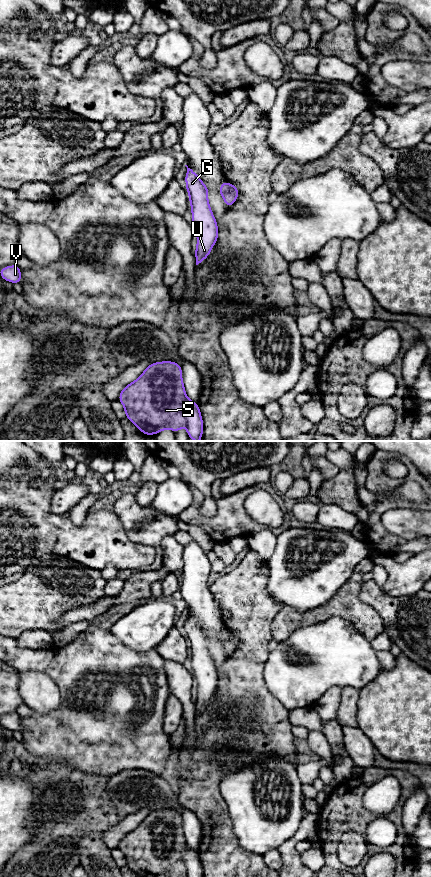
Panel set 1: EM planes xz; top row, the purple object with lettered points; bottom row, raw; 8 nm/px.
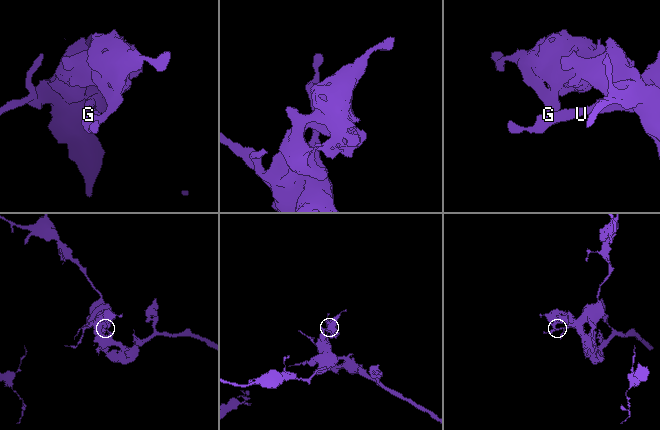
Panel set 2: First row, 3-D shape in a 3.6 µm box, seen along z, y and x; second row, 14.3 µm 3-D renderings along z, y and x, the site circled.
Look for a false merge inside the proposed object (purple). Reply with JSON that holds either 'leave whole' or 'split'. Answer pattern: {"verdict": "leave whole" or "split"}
{"verdict": "split"}

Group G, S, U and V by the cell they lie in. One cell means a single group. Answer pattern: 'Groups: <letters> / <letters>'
Groups: G U / S V

